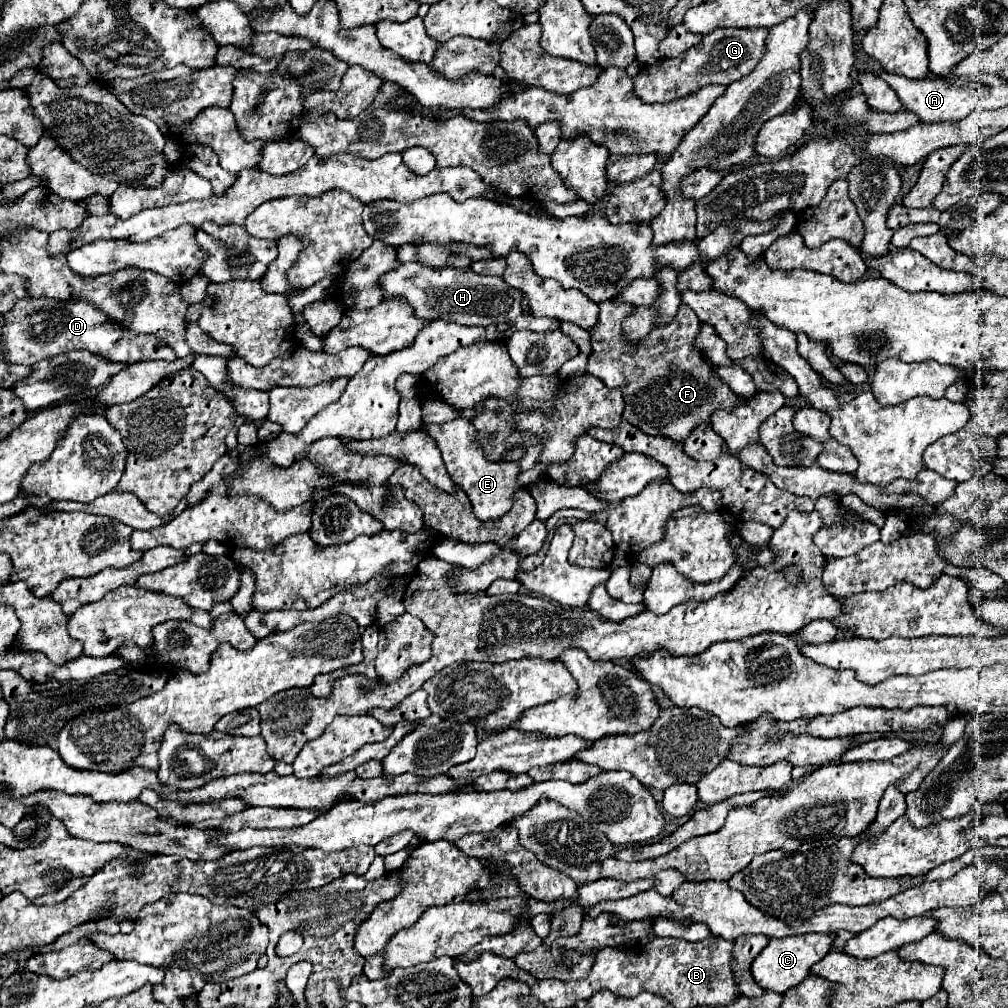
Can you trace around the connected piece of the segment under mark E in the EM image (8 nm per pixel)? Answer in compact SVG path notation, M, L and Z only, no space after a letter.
M455 418L445 424L423 424L421 430L427 432L431 438L435 438L435 442L443 454L447 472L459 484L459 488L463 488L463 492L469 496L469 500L473 504L473 512L479 520L497 520L511 510L515 490L523 488L517 482L521 468L517 462L487 460L483 454L483 448L479 446L479 436L477 436L477 430L471 420Z

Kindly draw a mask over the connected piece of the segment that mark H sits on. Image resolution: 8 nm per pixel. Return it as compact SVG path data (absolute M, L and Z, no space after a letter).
M419 262L399 264L399 268L383 274L377 284L383 288L383 300L389 298L405 298L409 306L413 308L413 314L417 318L423 318L427 322L431 320L447 320L457 322L463 326L487 326L487 324L499 324L507 320L513 324L507 330L507 336L513 330L557 330L559 322L551 318L535 318L533 314L523 314L521 298L523 292L517 288L511 288L503 278L493 276L481 276L471 272L471 268L425 268Z

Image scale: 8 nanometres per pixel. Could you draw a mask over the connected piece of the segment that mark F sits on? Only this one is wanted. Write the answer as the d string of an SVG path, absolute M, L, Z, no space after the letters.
M617 300L599 302L599 322L591 332L593 352L589 356L589 366L587 366L587 372L599 376L607 388L619 388L623 392L623 400L625 400L623 420L627 420L629 424L633 424L635 428L639 428L649 436L665 436L675 442L683 442L683 438L689 436L691 428L711 418L711 412L715 412L715 408L727 408L727 404L743 402L727 388L727 384L723 384L715 376L713 370L709 370L709 364L695 348L695 338L699 334L701 320L687 304L679 306L675 320L671 320L665 326L655 326L639 344L631 344L623 336L623 328L621 328L623 318L627 318L633 312L633 308L635 306L627 302L617 302Z

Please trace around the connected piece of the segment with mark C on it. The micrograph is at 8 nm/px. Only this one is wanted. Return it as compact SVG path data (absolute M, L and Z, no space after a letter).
M803 934L803 936L789 936L787 940L769 940L763 952L751 964L751 976L763 990L773 990L777 994L787 992L789 988L797 986L825 954L829 954L835 936L831 934Z

